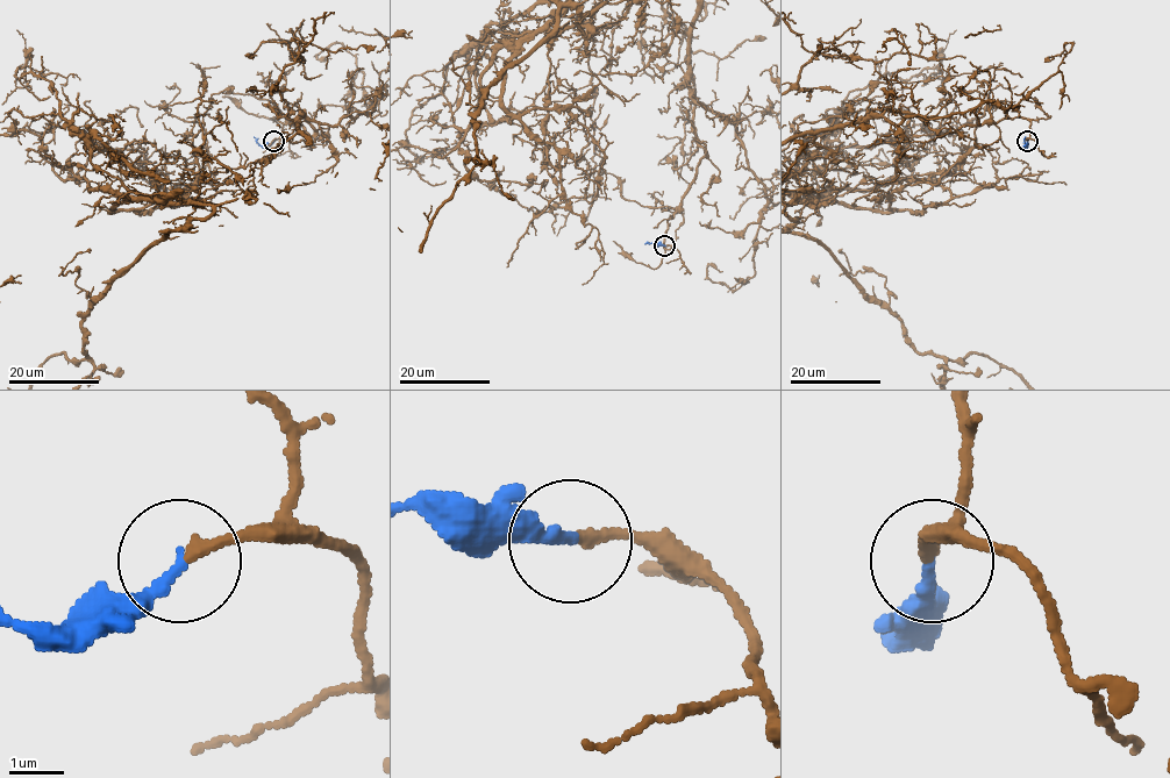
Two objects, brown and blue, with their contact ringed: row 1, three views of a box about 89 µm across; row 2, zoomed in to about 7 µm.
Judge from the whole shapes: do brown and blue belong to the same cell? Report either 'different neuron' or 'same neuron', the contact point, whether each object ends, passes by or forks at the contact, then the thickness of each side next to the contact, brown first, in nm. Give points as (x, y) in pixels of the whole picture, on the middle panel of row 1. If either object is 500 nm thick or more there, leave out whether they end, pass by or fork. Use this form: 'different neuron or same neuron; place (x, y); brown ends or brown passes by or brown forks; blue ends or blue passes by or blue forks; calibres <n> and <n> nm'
same neuron; place (664, 245); brown ends; blue ends; calibres 220 and 240 nm

